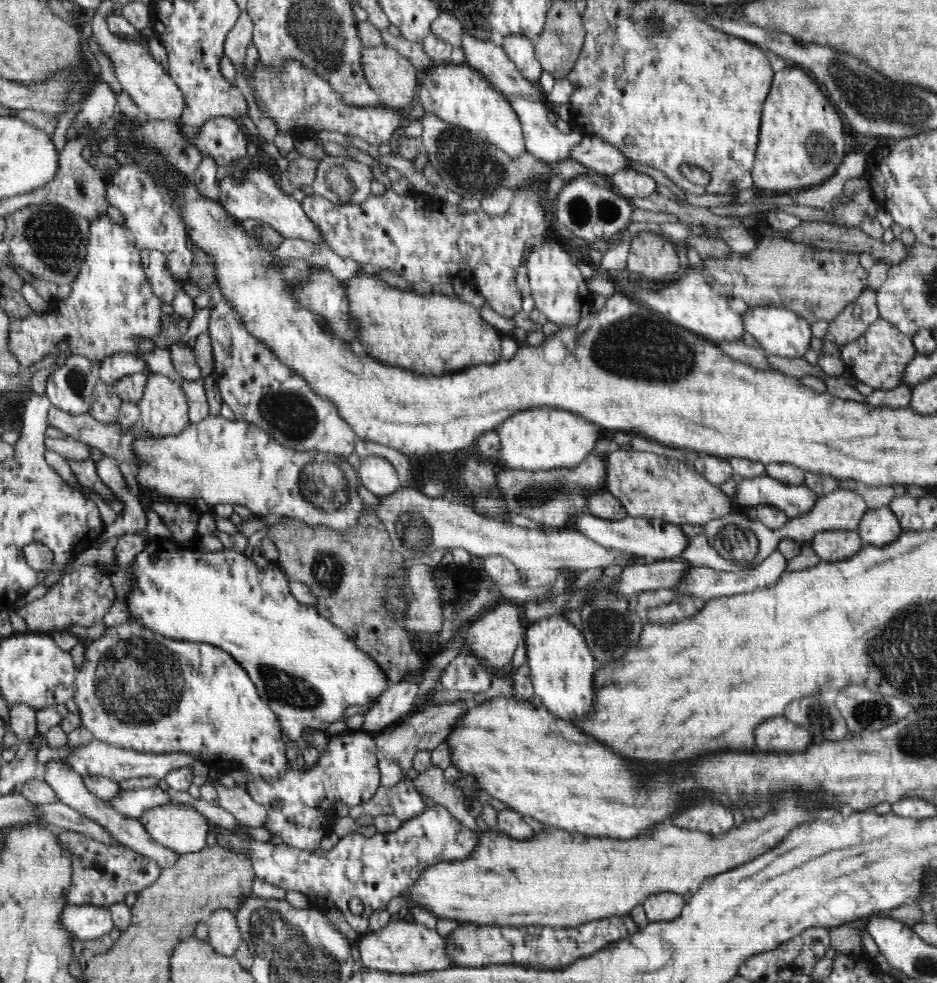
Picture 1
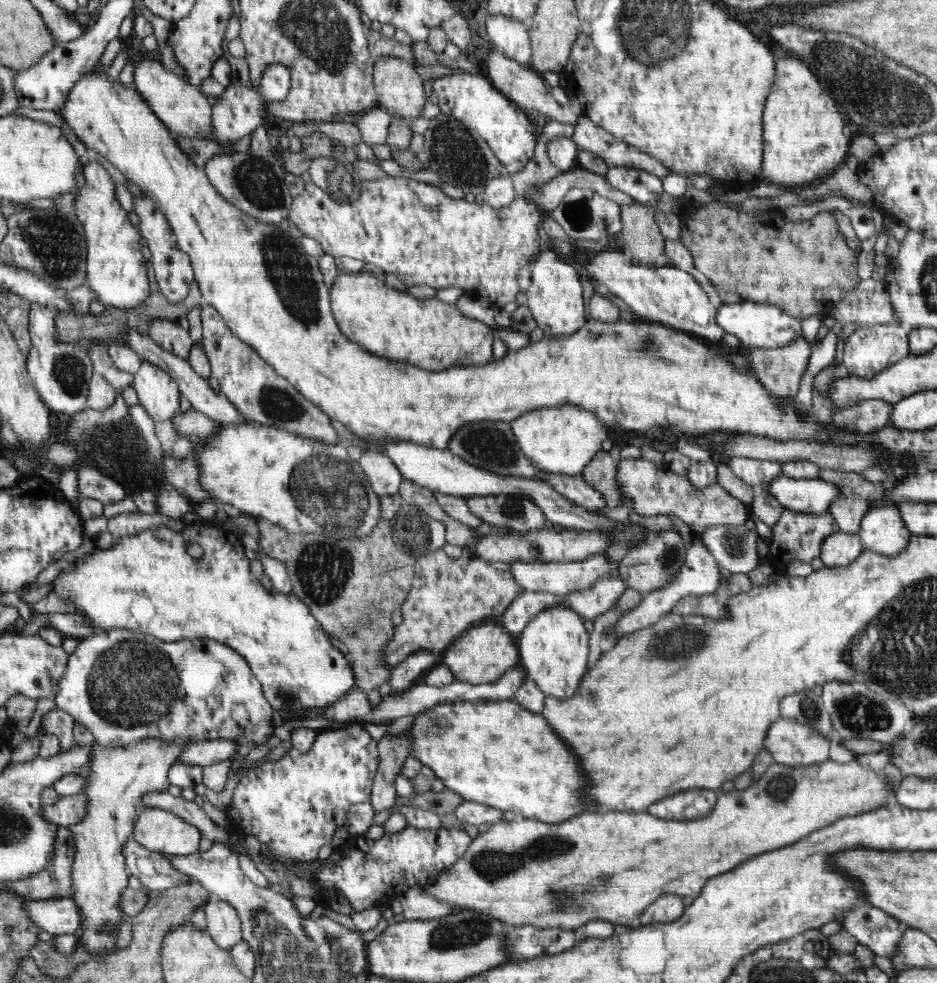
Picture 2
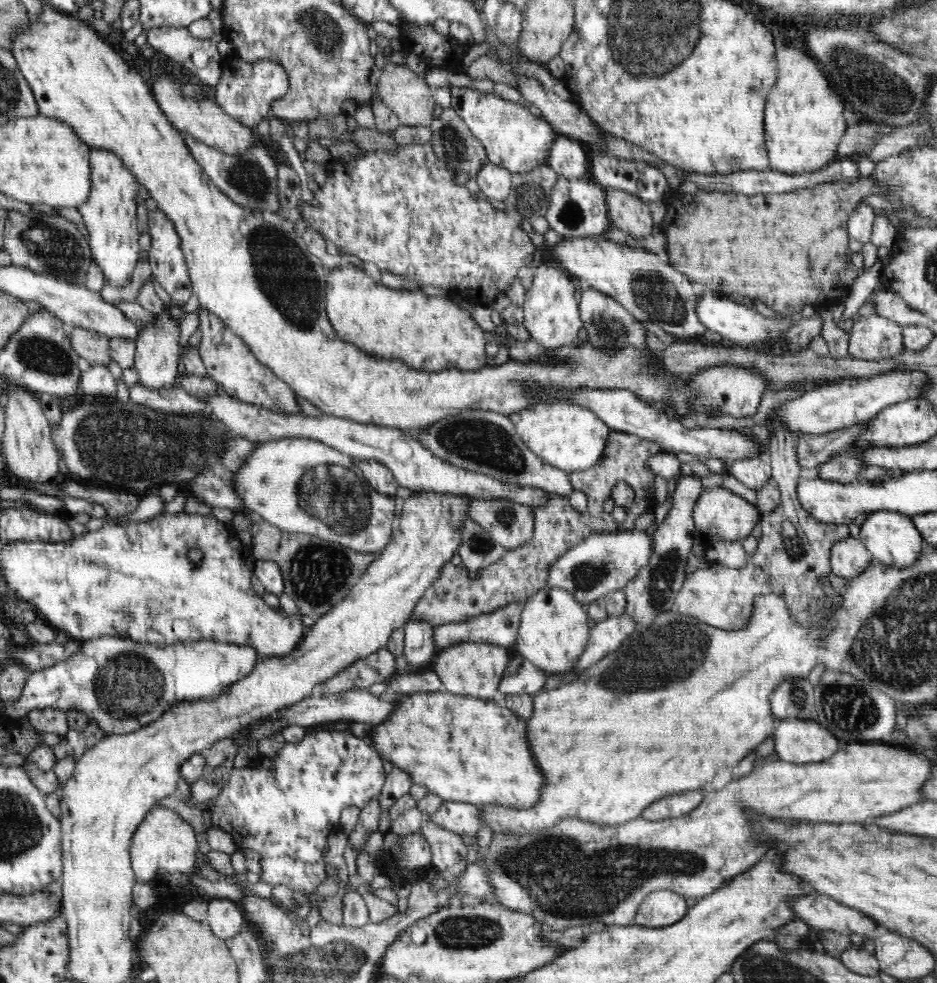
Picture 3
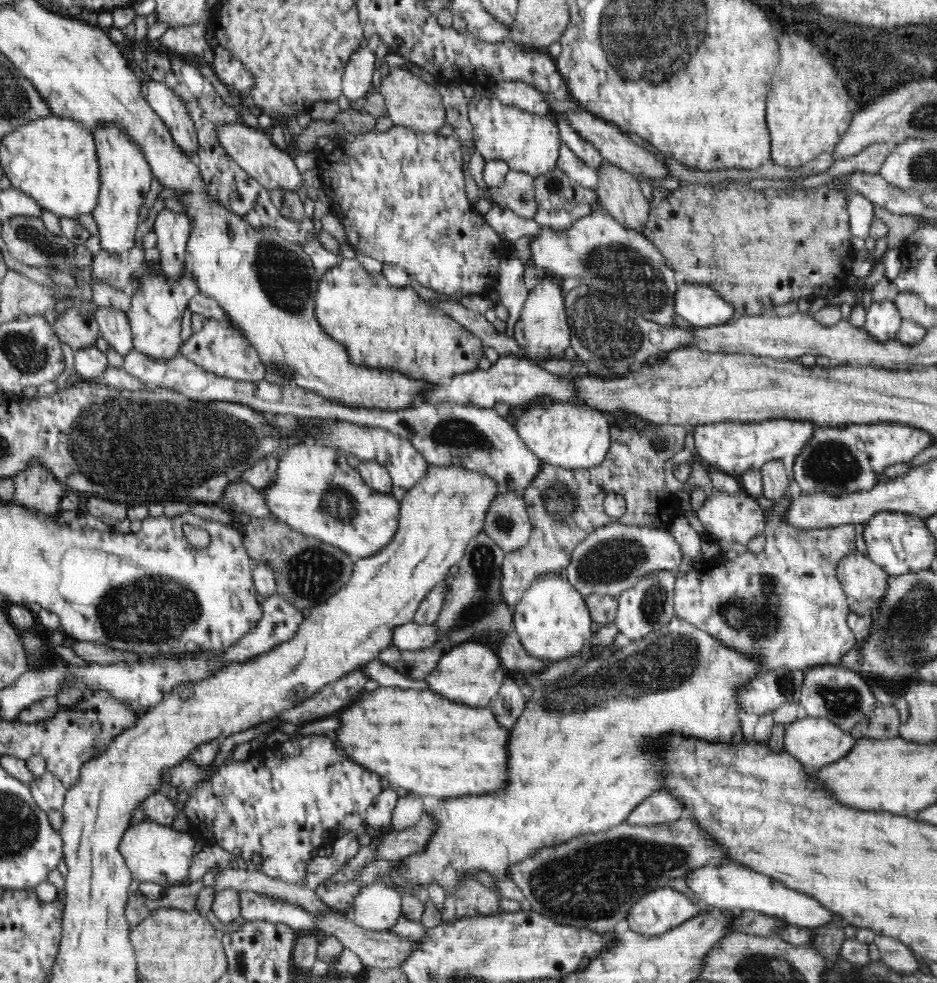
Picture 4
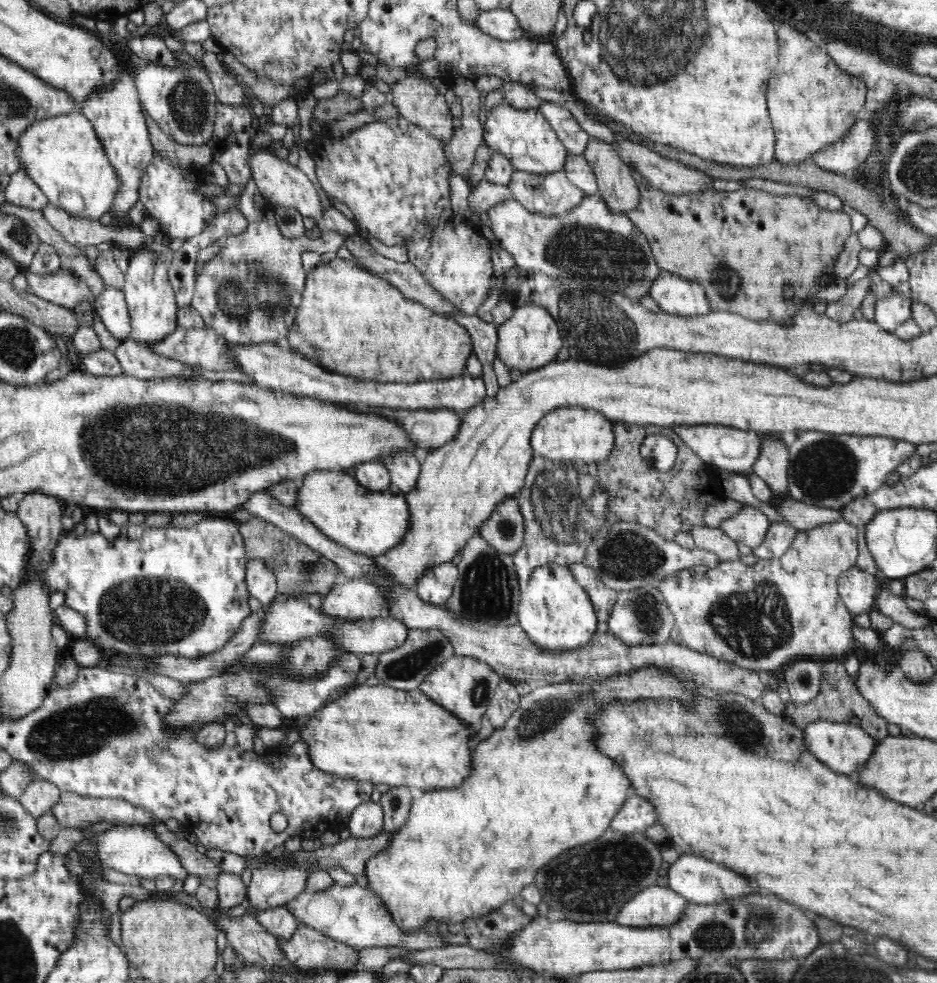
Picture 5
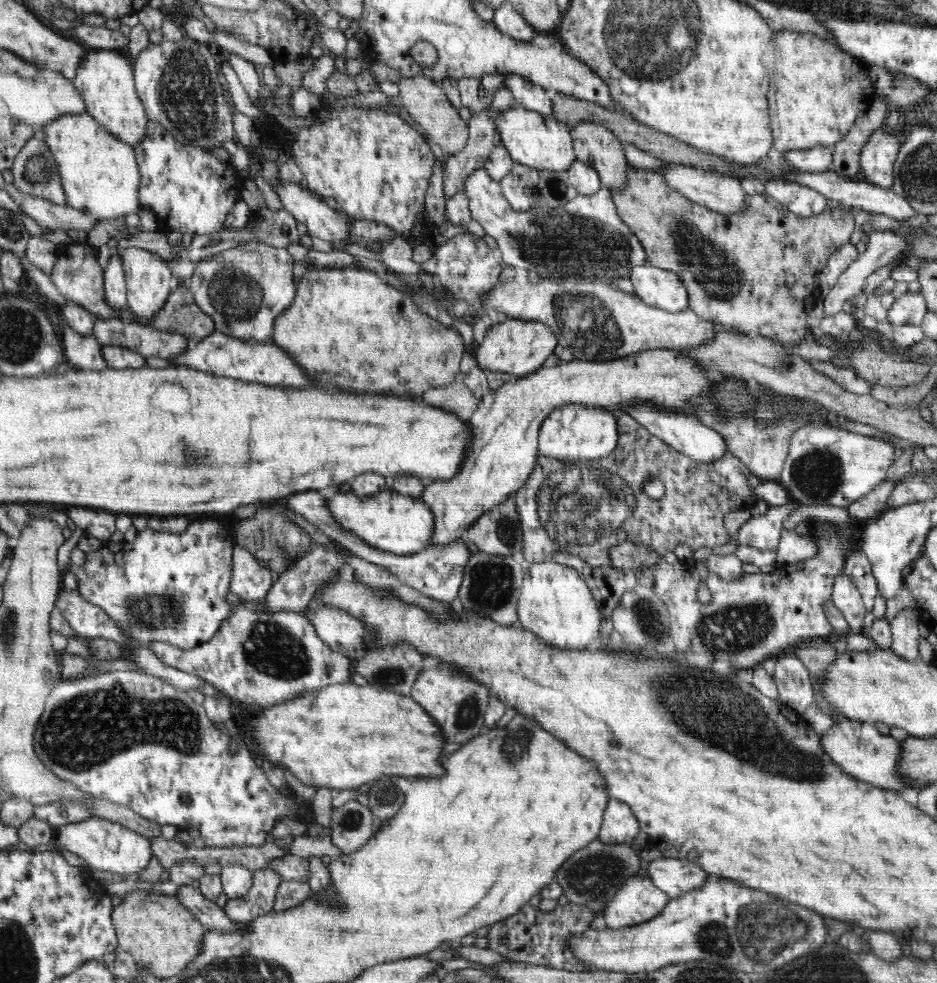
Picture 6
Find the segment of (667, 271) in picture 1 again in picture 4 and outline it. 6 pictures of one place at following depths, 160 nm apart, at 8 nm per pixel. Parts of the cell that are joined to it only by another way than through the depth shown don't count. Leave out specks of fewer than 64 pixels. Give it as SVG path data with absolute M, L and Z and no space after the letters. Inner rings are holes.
M606 160L597 168L597 175L596 193L606 211L622 226L641 232L649 215L649 202L636 176Z

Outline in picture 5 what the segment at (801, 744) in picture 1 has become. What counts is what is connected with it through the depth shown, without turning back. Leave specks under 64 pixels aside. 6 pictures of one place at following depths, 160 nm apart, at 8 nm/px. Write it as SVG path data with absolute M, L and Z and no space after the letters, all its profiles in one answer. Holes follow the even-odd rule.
M816 720L816 722L806 724L802 731L804 731L804 738L802 739L806 743L806 749L810 750L814 757L834 772L850 776L853 776L857 769L870 760L870 756L874 754L874 746L878 743L878 740L870 737L860 725Z

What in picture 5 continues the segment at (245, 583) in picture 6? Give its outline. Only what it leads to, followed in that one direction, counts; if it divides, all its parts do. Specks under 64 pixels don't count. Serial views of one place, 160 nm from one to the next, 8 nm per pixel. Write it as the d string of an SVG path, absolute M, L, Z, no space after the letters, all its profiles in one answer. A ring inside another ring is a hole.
M248 559L246 584L249 596L258 598L263 605L270 605L278 595L277 577L262 559Z

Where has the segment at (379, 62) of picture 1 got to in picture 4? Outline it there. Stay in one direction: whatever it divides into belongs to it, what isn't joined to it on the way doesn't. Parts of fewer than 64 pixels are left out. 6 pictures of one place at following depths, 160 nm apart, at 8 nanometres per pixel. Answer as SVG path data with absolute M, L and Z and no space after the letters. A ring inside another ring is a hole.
M392 68L381 82L381 94L385 97L387 112L394 124L410 127L413 131L438 133L446 124L446 111L439 92L423 79L405 69Z

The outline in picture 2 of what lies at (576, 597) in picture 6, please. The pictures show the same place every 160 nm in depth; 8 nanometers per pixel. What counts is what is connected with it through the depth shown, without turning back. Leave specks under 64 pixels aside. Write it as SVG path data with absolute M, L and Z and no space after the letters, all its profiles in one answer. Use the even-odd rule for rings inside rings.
M566 605L545 608L524 627L516 638L520 666L540 691L556 698L570 698L588 668L588 635L584 619Z

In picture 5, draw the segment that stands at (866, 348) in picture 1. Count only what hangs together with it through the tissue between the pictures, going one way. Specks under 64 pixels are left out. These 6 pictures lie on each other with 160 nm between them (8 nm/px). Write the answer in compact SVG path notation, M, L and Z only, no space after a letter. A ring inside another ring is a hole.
M898 294L886 299L876 298L874 322L882 330L894 333L902 322L912 319L912 298L902 298Z

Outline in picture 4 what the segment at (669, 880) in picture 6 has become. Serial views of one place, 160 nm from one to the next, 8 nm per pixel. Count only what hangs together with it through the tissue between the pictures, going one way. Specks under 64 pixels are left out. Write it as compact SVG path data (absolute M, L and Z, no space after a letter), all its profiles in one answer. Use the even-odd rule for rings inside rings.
M724 862L718 867L704 865L692 869L685 874L685 880L688 888L698 898L703 898L707 906L711 906L711 908L734 912L755 911L812 930L824 926L828 922L838 920L834 913L830 913L821 904L814 902L810 896L788 890L780 882L774 882L770 877L766 878L766 875L754 872L754 870L744 866L736 866L730 862Z

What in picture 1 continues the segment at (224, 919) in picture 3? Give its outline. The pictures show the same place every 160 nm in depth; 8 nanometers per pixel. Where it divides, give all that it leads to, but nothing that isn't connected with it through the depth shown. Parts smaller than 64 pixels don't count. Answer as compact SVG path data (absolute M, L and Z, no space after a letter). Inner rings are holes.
M214 910L206 924L208 942L214 951L226 957L234 957L242 942L235 914L230 913L230 910Z

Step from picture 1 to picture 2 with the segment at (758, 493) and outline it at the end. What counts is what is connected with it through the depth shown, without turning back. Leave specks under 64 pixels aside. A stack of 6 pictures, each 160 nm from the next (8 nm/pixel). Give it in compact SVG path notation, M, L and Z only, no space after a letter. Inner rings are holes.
M780 476L772 480L766 489L782 507L793 512L828 516L831 505L844 488L818 479L794 479Z

